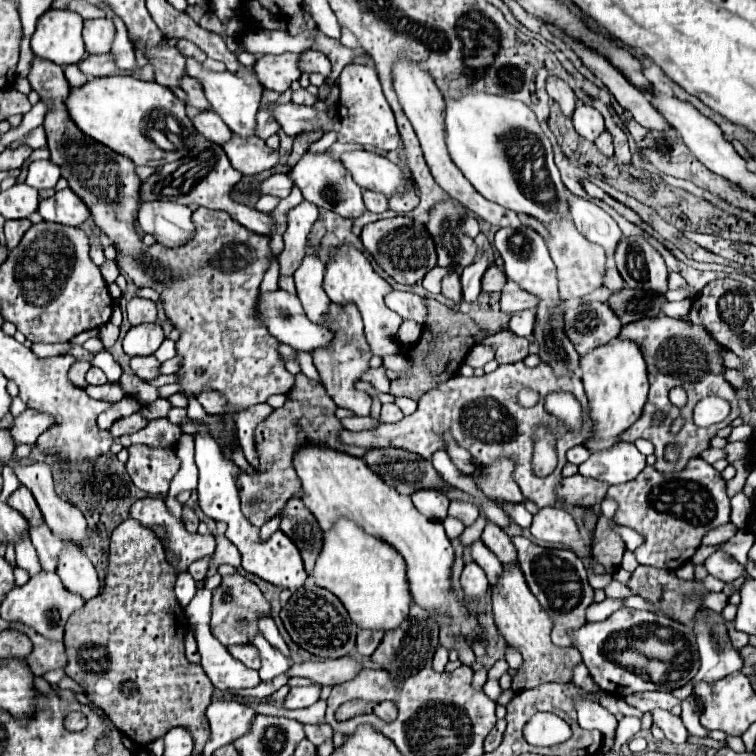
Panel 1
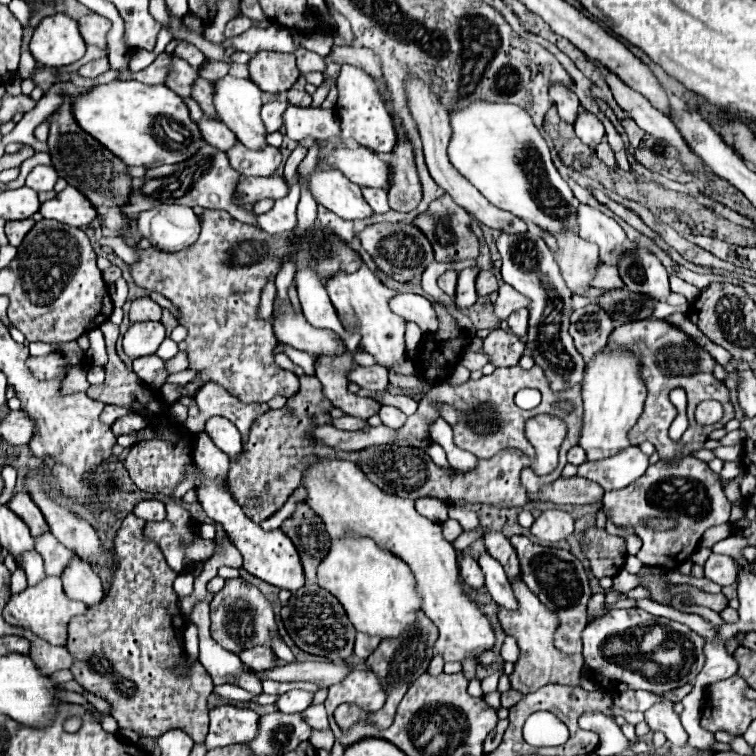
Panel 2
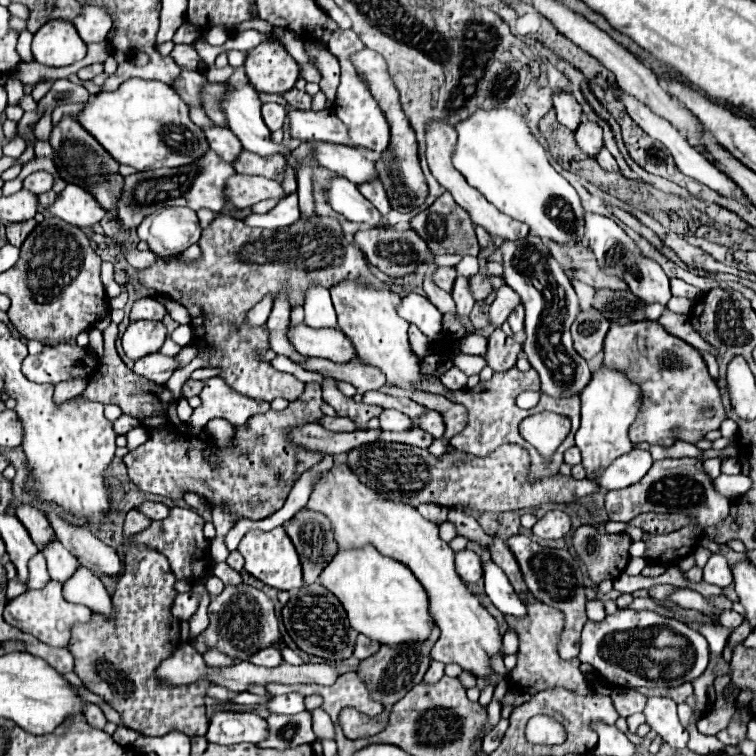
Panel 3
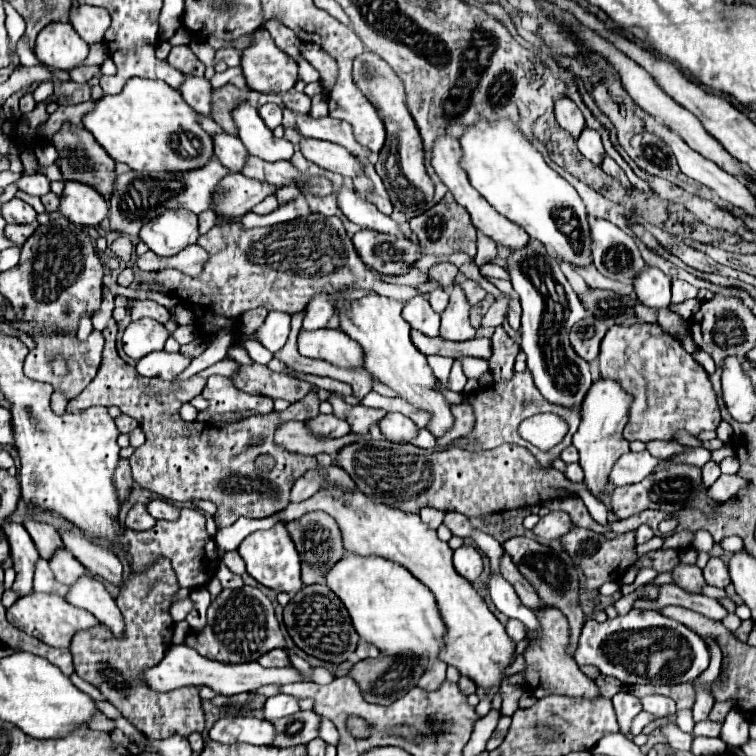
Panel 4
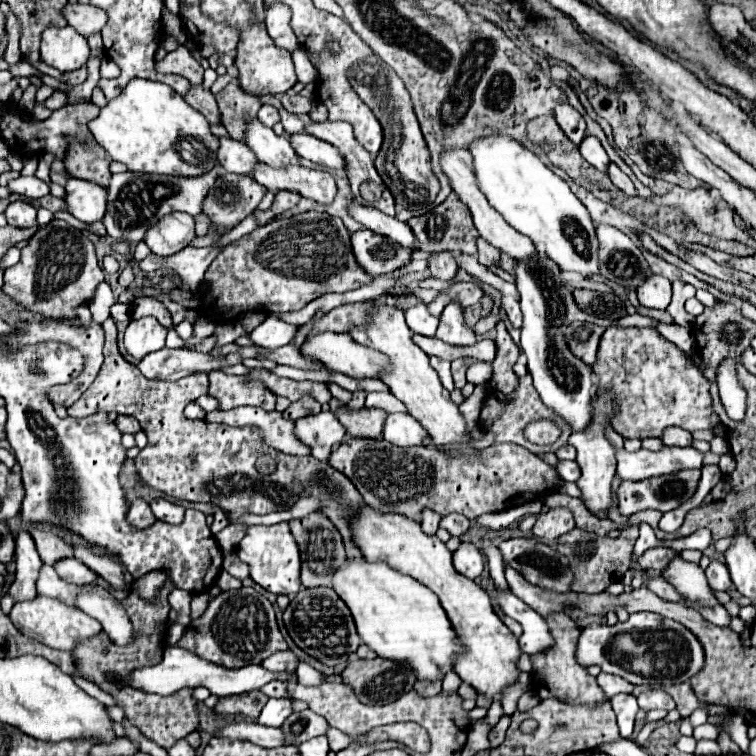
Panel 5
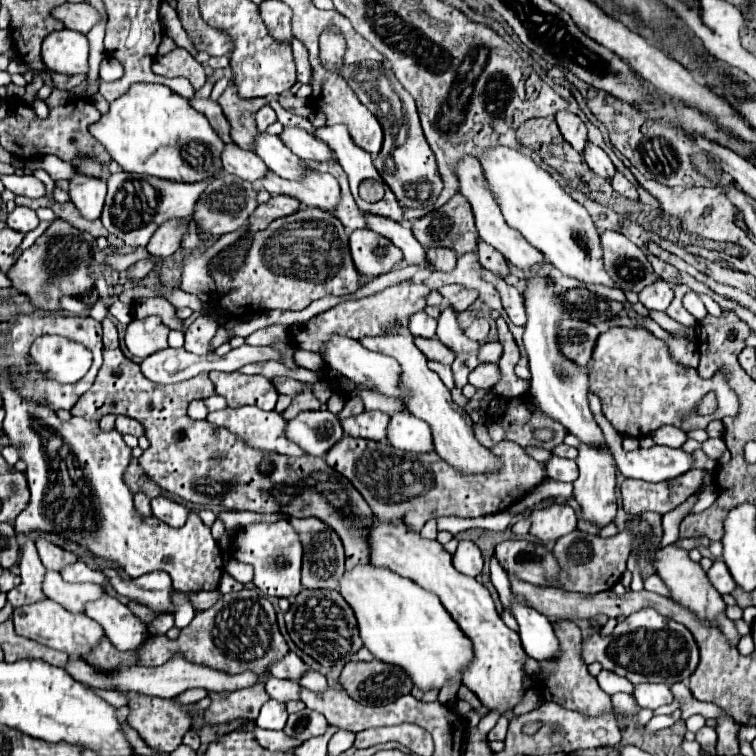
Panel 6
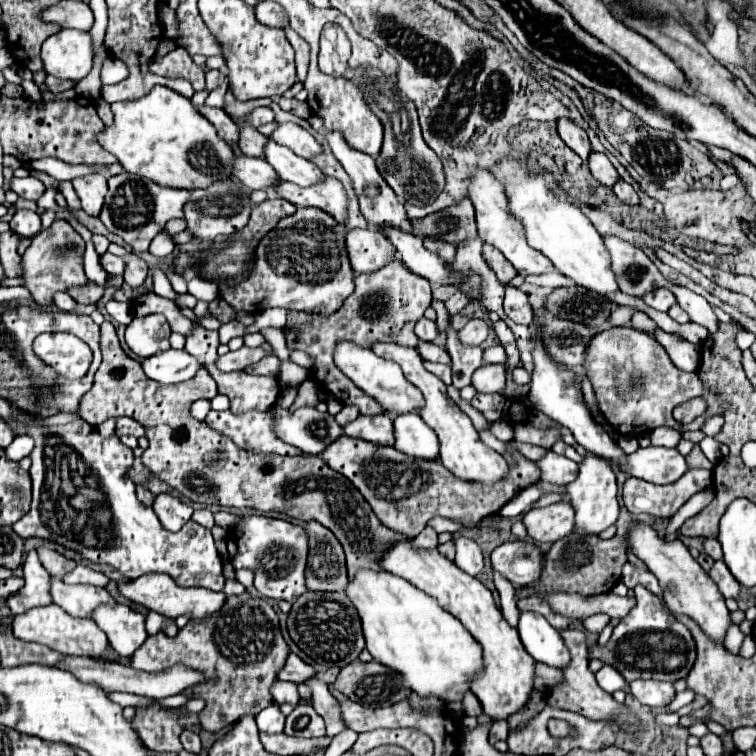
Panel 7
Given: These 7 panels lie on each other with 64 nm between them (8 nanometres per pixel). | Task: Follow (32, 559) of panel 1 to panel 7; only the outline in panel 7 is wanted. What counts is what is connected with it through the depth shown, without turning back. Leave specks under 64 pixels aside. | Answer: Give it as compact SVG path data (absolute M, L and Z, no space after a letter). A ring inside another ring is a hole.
M50 578L50 594L54 604L62 606L70 616L90 618L92 610L100 604L114 602L114 598L92 584L66 584L60 578Z

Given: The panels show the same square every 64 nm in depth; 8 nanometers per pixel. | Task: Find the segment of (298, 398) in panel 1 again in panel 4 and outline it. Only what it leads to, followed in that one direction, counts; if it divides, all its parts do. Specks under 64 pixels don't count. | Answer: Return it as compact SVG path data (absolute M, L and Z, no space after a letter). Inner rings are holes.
M110 320L102 332L106 344L98 374L78 398L68 402L68 410L80 412L88 406L118 406L122 414L140 422L140 428L146 432L146 444L136 448L136 454L128 458L134 482L150 492L178 502L186 502L190 498L210 500L216 504L218 514L236 514L236 518L266 518L284 510L288 506L290 486L304 472L316 468L316 460L312 456L298 456L278 448L278 444L274 444L274 432L282 422L312 420L318 416L318 394L308 392L284 412L252 416L222 430L216 430L210 424L184 422L178 414L180 406L204 390L206 378L192 376L178 384L166 384L162 380L146 380L144 376L138 376L138 372L116 352L116 330L116 322ZM260 456L268 456L272 464L268 468L258 468Z

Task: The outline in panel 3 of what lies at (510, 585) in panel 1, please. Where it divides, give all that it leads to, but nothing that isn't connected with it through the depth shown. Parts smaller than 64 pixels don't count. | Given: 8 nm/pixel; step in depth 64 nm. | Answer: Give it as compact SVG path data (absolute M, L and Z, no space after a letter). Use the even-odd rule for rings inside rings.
M534 596L526 598L526 618L516 618L516 616L504 616L508 628L512 628L518 634L520 640L520 650L518 650L518 664L516 668L510 672L508 680L522 692L526 694L536 694L540 690L548 690L548 688L568 688L574 690L578 694L590 694L590 686L584 678L584 674L580 672L580 660L562 660L558 656L556 644L558 644L558 636L564 628L564 616L562 612L542 604L540 600L536 600Z

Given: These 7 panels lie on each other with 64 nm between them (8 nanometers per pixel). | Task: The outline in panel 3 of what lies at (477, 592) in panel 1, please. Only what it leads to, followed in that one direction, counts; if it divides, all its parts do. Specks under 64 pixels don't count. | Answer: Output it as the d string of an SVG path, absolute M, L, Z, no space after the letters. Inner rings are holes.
M460 550L456 552L456 570L462 576L464 582L476 584L482 578L482 562L480 556L472 550Z

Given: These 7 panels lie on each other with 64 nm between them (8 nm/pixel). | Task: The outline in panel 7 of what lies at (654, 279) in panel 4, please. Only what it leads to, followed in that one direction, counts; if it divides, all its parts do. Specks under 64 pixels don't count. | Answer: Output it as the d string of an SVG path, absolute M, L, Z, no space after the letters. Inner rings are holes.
M658 288L658 290L654 290L654 292L646 292L646 294L642 296L642 300L644 300L644 304L650 306L650 308L656 308L656 310L660 310L660 312L668 312L668 308L676 302L676 296L674 296L668 288Z

